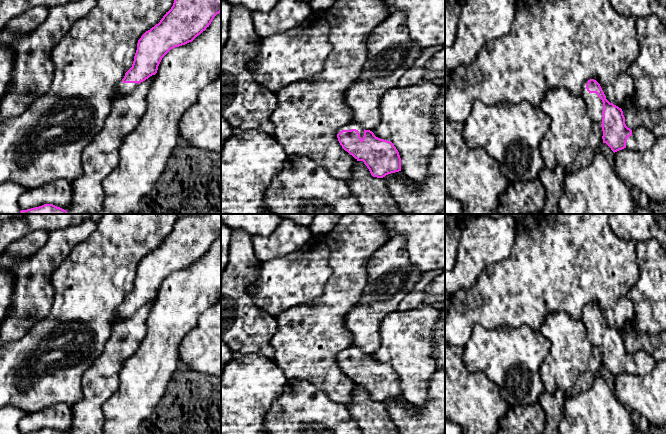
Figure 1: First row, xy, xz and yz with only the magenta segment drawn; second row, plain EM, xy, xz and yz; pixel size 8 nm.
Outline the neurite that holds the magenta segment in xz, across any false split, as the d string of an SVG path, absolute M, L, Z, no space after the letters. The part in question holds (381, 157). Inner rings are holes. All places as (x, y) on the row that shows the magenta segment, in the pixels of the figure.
M351 122L337 131L342 148L357 161L363 161L371 175L383 178L401 171L401 158L391 141L380 139L370 130Z

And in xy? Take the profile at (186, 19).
M174 0L171 9L166 12L158 24L146 31L137 43L132 67L125 73L124 78L116 86L114 99L130 94L141 82L155 75L162 58L173 48L192 42L198 35L206 30L214 17L221 12L221 0Z

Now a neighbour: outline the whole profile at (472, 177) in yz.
M445 118L445 195L458 200L464 214L496 214L499 199L506 193L509 181L501 174L498 163L481 148L469 148L464 139L464 122Z

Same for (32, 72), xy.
M77 0L49 9L45 21L25 35L15 35L10 44L13 67L7 90L0 102L0 117L12 119L20 116L37 98L48 91L54 75L53 48L63 39L71 26L96 6L97 0Z

